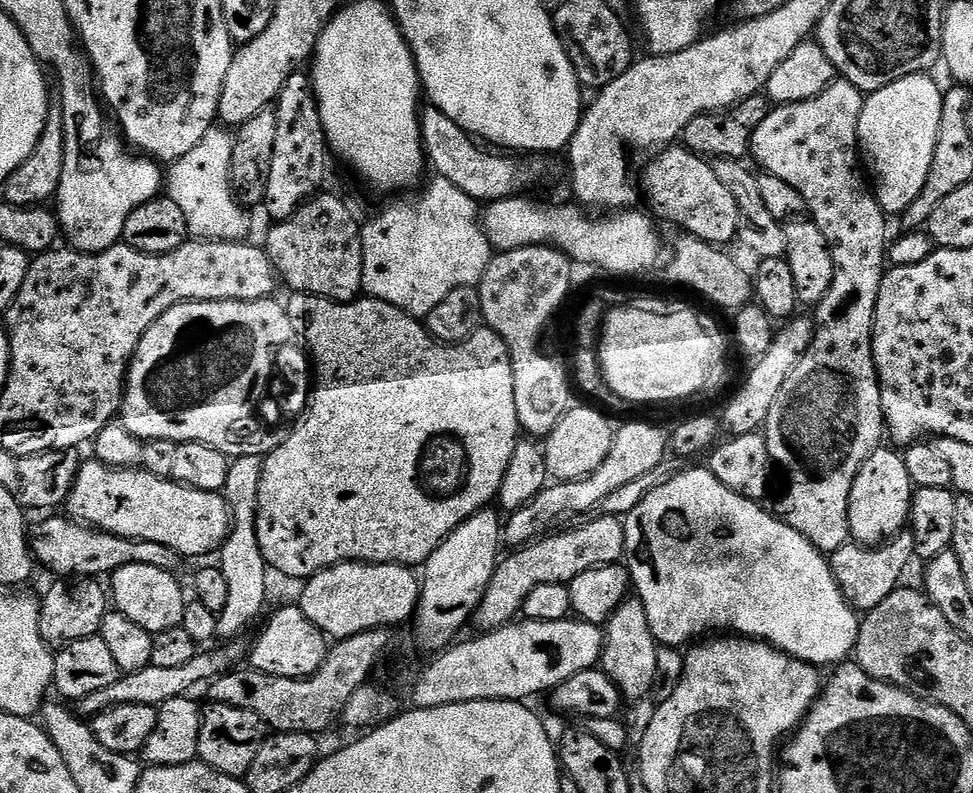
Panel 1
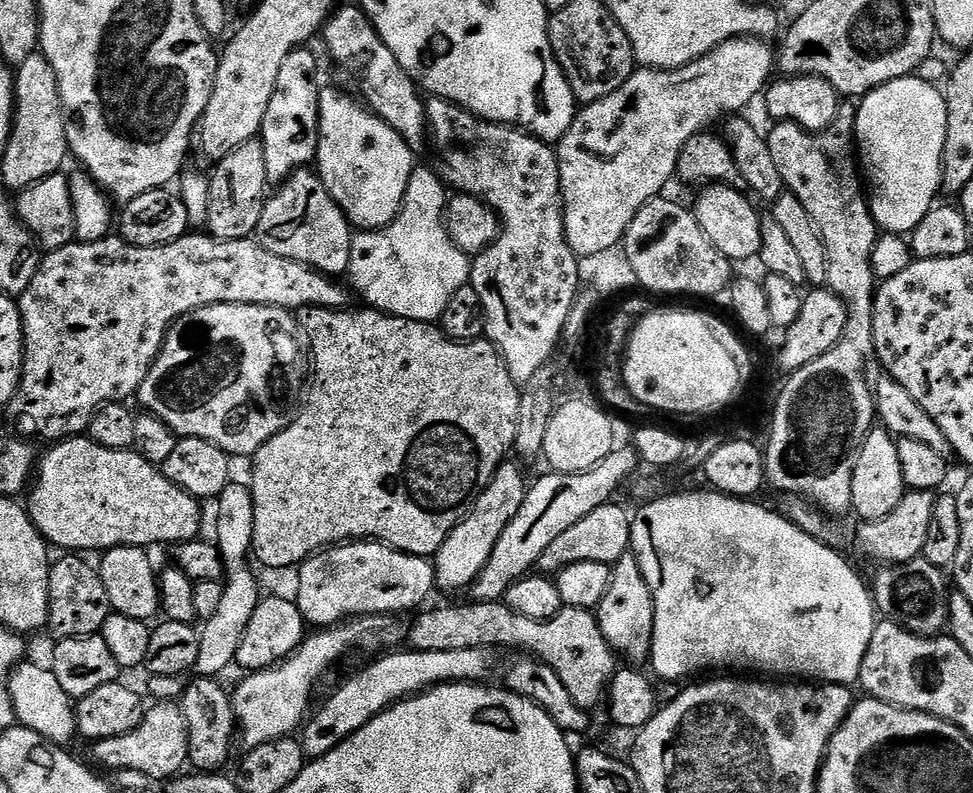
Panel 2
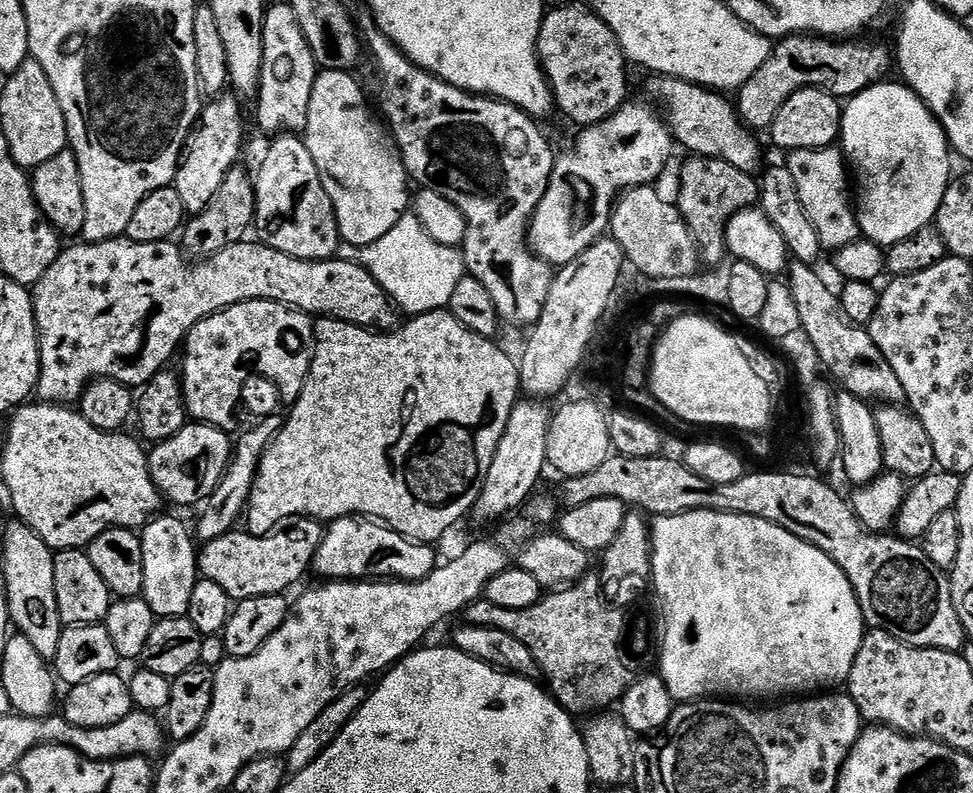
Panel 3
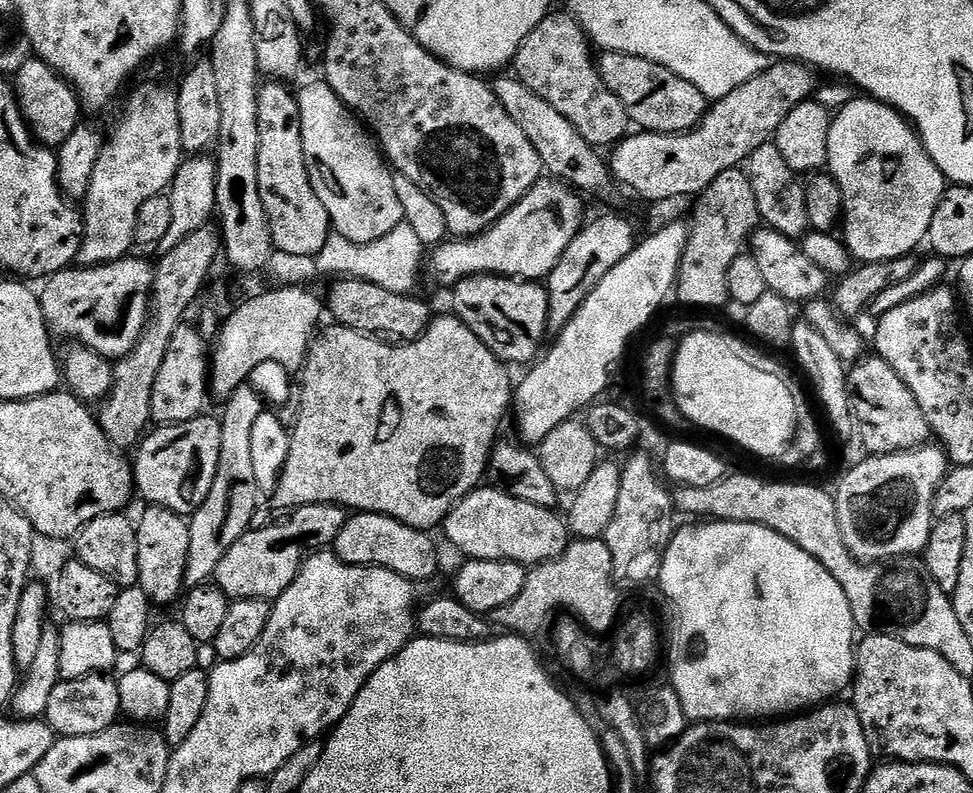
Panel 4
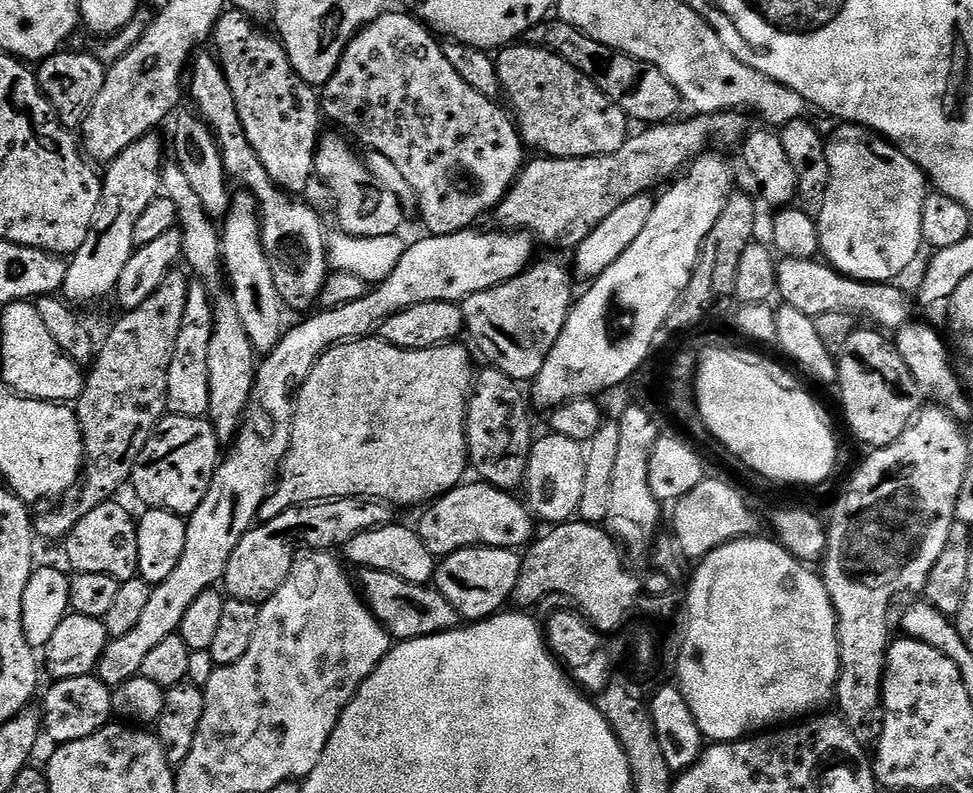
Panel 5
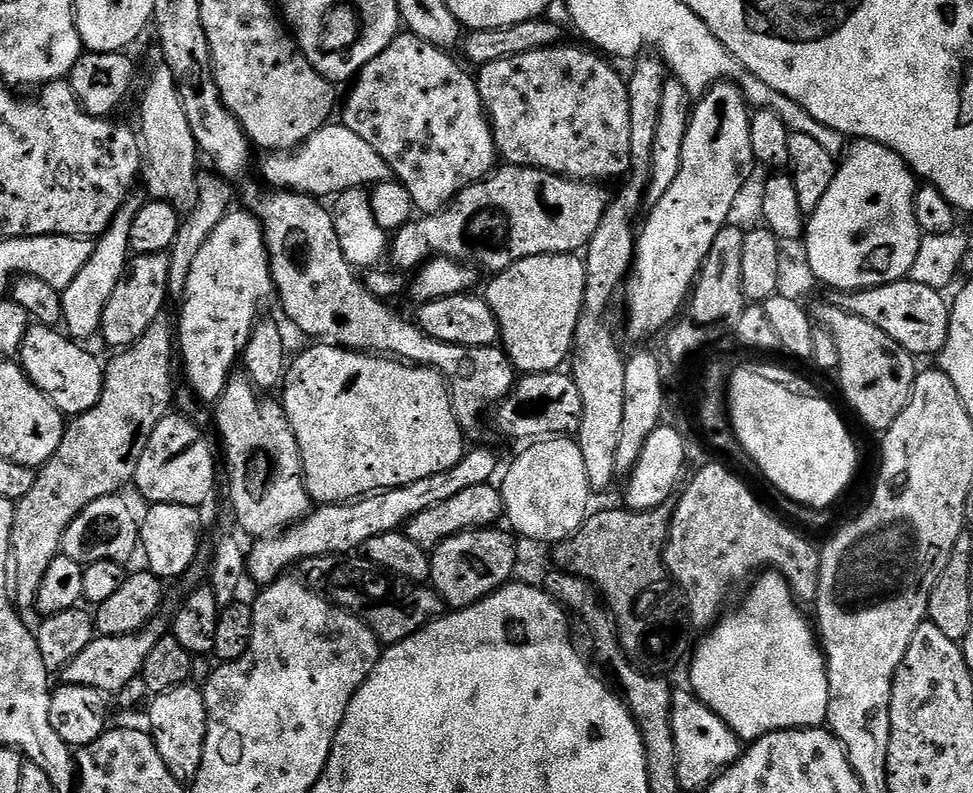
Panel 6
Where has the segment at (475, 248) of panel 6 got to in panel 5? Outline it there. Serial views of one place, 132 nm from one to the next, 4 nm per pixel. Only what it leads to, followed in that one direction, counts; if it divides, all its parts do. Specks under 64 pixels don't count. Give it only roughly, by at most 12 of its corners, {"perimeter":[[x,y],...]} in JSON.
{"perimeter":[[743,111],[629,135],[614,154],[529,159],[494,216],[575,249],[622,202],[667,185]]}

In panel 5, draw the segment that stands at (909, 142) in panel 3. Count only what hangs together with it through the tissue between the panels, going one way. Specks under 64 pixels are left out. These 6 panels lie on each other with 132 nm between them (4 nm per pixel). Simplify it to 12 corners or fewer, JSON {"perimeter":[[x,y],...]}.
{"perimeter":[[861,124],[826,140],[823,259],[892,282],[924,244],[930,181]]}

